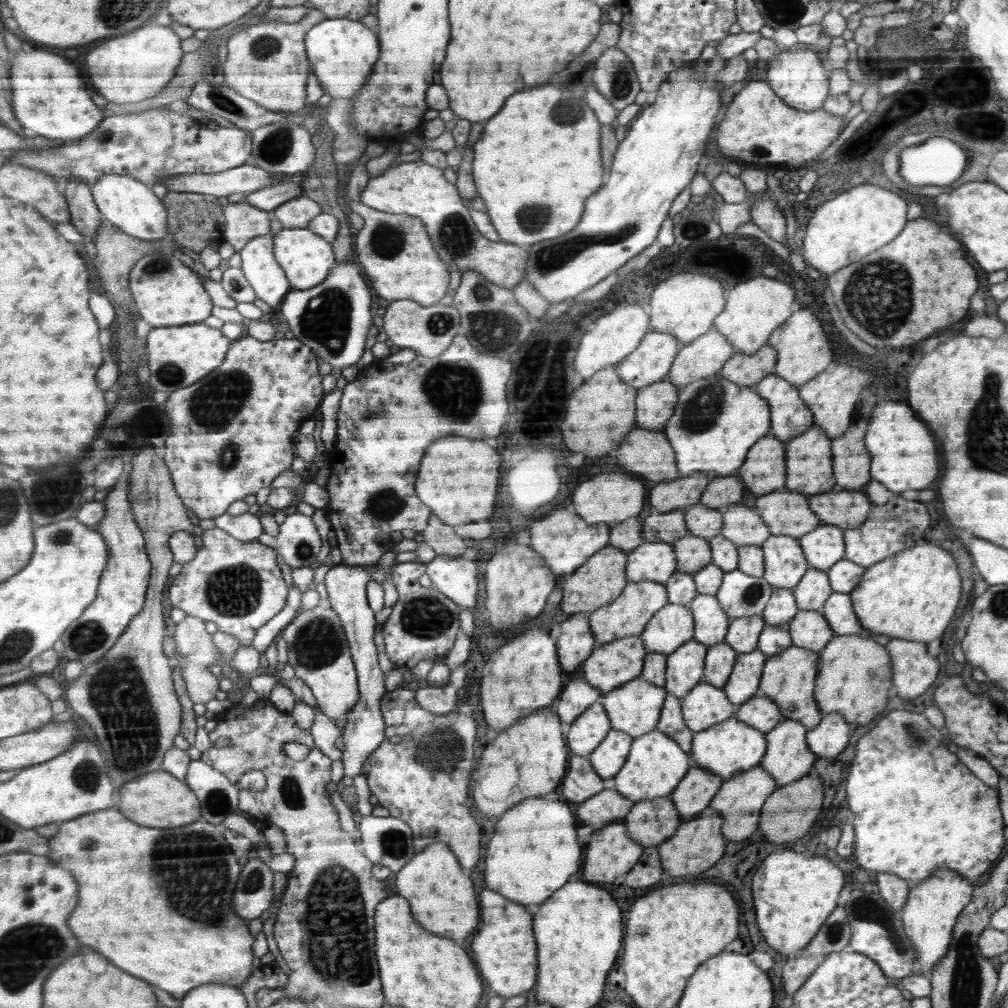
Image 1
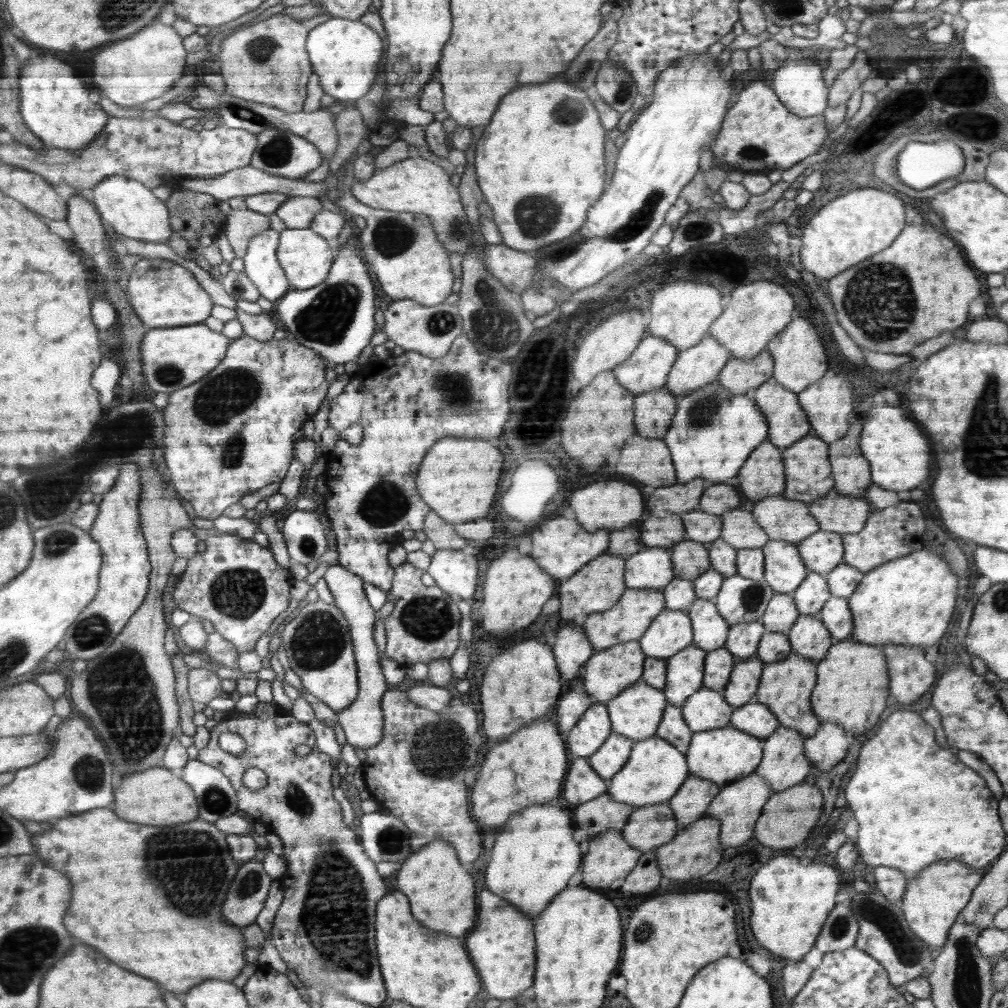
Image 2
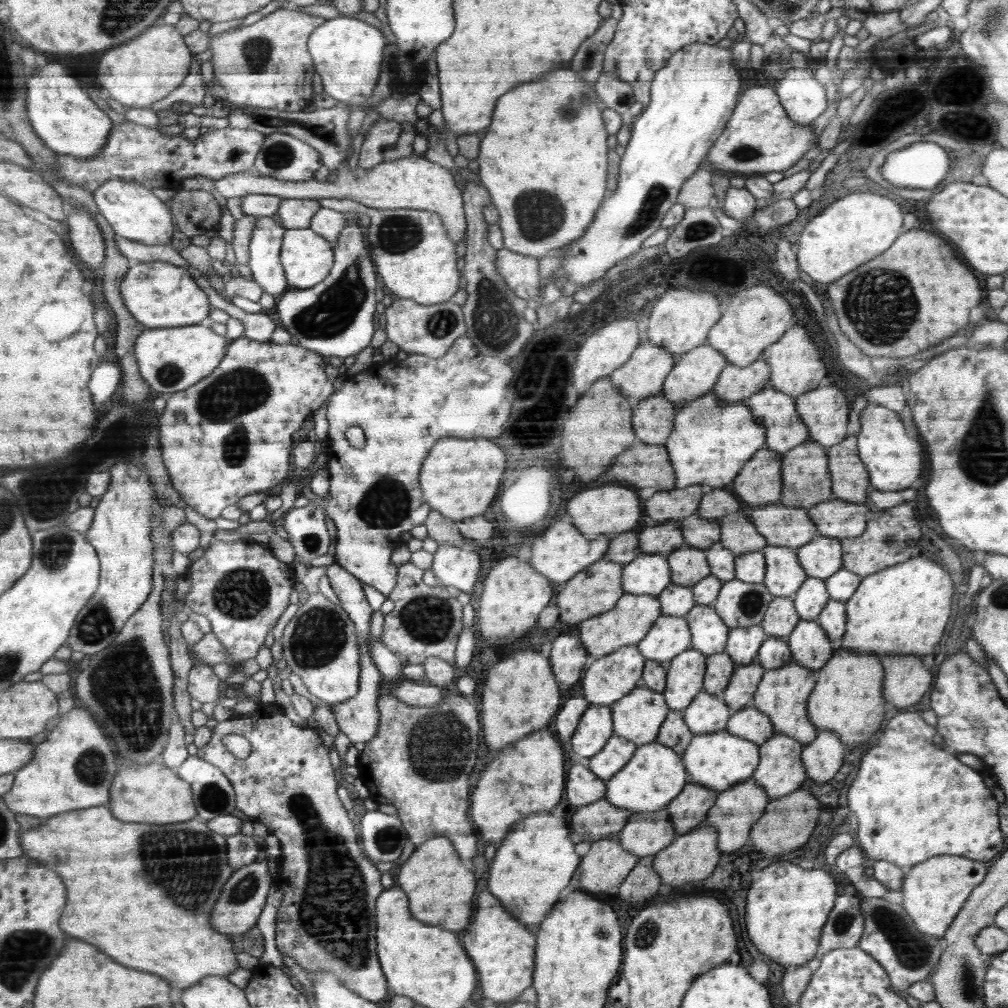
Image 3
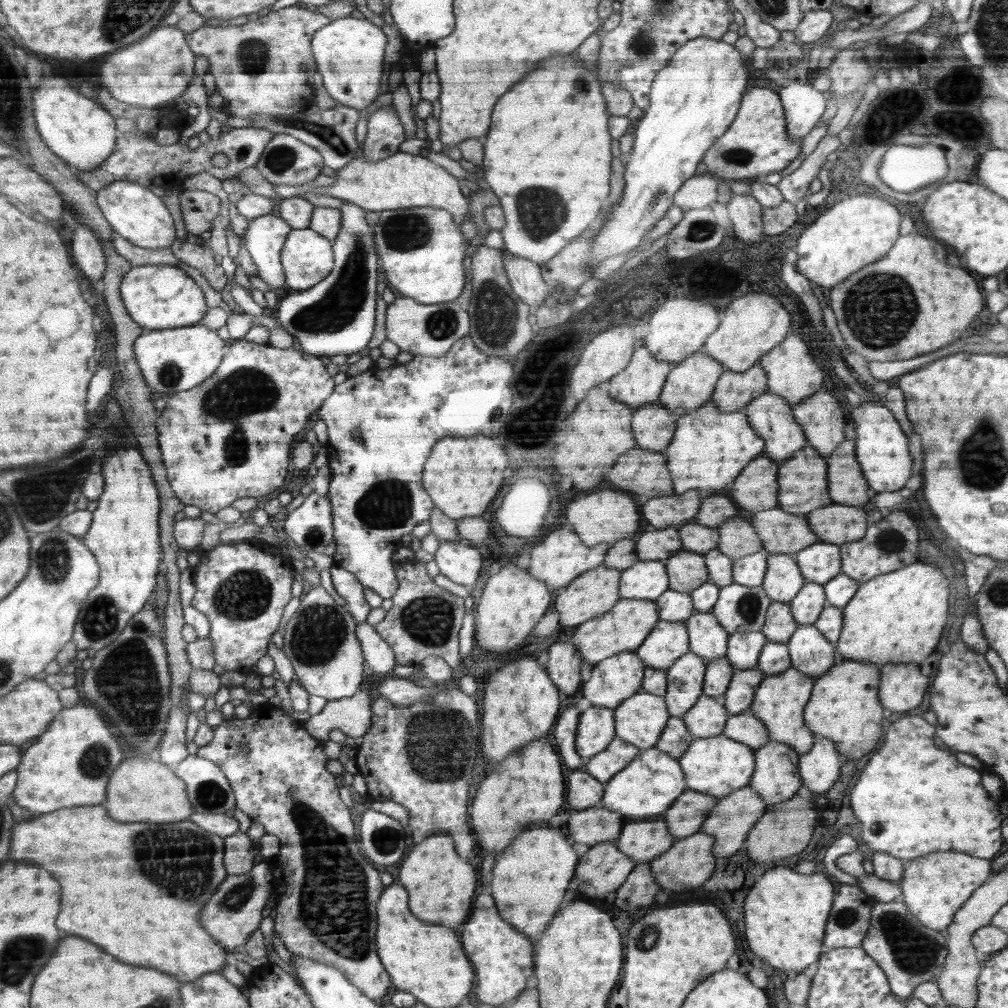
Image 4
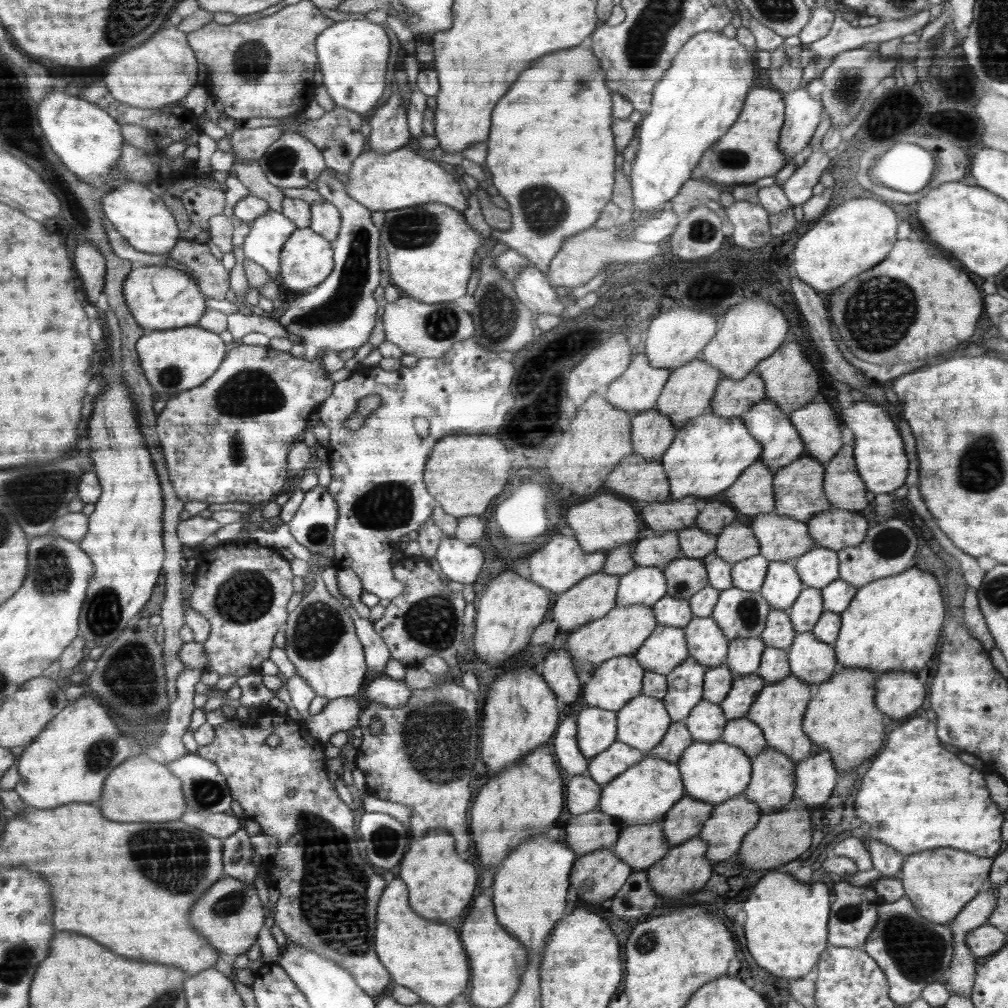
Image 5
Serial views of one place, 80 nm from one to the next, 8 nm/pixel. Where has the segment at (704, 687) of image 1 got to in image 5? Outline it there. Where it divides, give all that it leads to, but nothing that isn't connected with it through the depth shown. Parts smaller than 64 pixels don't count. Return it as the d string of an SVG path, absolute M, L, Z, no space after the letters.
M703 700L684 722L694 741L716 742L722 740L728 721L721 704Z

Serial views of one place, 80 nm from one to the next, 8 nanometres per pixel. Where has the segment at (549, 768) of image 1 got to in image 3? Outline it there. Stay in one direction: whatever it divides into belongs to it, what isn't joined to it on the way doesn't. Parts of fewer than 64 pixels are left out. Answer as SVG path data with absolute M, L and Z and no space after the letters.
M550 730L534 731L532 736L504 748L486 766L476 786L476 798L472 794L472 820L484 836L484 842L500 846L512 826L534 812L550 812L564 794L564 750Z

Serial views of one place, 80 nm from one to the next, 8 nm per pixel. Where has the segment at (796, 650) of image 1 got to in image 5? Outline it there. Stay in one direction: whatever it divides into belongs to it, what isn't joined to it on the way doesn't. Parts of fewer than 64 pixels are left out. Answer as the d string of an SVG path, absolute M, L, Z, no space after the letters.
M789 675L787 679L776 683L766 683L759 698L751 706L751 711L744 716L760 727L763 732L766 744L770 748L778 748L780 752L786 753L792 760L800 762L807 759L814 751L814 741L804 734L802 729L804 714L808 706L810 685L800 681L800 678Z

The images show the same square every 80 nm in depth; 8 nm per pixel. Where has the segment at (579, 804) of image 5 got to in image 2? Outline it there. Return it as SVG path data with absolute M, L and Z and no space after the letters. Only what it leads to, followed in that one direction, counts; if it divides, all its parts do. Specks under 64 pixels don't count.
M574 757L562 794L575 807L606 794L607 788L607 780L591 767L587 758Z

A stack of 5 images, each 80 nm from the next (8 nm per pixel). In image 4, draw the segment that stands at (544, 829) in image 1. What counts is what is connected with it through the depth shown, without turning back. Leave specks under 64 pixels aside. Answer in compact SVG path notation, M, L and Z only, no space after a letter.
M537 820L542 824L536 824L536 828L530 828L528 832L524 832L524 836L520 836L520 840L516 840L516 844L512 844L512 848L508 848L508 852L504 852L504 856L498 858L496 868L492 870L492 896L494 896L495 905L498 914L502 916L504 922L512 924L516 930L524 932L532 942L536 942L542 935L542 932L548 928L550 920L554 918L554 914L560 910L562 898L566 894L568 882L574 876L574 868L578 866L578 854L572 850L572 846L566 842L566 836L560 830L550 830L548 822Z

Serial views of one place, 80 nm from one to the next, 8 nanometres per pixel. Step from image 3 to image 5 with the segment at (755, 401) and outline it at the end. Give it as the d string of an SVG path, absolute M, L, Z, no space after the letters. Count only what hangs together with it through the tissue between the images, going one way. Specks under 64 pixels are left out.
M767 398L761 400L740 417L746 423L751 435L762 443L763 452L762 456L760 456L760 461L764 462L768 469L775 472L780 470L780 468L788 467L806 452L806 443L804 443L800 432L791 423L790 416L782 411L776 401L768 400Z

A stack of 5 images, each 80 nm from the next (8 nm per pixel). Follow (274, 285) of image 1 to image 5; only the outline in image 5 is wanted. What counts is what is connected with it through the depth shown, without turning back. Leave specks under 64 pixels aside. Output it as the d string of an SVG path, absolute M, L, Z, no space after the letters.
M270 210L250 223L250 231L242 245L245 258L263 266L275 281L278 268L281 268L281 264L278 264L280 252L283 252L287 241L297 230L295 221L283 213Z

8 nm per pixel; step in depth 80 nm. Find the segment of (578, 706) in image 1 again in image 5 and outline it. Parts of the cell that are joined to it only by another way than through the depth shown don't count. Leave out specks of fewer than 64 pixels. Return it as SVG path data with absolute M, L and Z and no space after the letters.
M566 716L560 721L560 732L556 732L554 748L559 757L560 768L568 777L587 773L588 759L580 752L578 743L578 717Z

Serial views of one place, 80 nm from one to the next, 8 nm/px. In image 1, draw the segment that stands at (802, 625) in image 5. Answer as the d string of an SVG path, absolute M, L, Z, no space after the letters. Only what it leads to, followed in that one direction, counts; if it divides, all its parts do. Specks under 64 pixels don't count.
M810 566L803 579L793 588L793 593L799 610L819 611L833 590L827 573Z

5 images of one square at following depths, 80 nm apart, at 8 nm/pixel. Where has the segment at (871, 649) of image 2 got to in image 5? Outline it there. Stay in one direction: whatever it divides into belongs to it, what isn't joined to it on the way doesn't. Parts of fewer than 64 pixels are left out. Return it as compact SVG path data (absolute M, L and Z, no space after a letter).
M843 668L840 674L818 685L817 696L809 700L806 708L802 724L804 734L814 741L814 746L831 754L833 767L842 774L855 770L882 748L886 727L882 718L887 717L876 707L876 678L877 674L870 670Z

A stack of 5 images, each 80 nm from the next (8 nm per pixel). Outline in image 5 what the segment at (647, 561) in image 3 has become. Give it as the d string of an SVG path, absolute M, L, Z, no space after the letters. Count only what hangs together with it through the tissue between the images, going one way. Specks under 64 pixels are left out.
M637 566L623 574L618 588L618 605L652 606L667 594L667 577L657 566Z

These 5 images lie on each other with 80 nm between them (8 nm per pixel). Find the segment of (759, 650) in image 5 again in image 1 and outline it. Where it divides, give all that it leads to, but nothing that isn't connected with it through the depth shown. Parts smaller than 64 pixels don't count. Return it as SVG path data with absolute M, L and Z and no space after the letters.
M761 614L731 620L724 641L739 654L753 652L759 647L759 638L765 627L766 620Z

